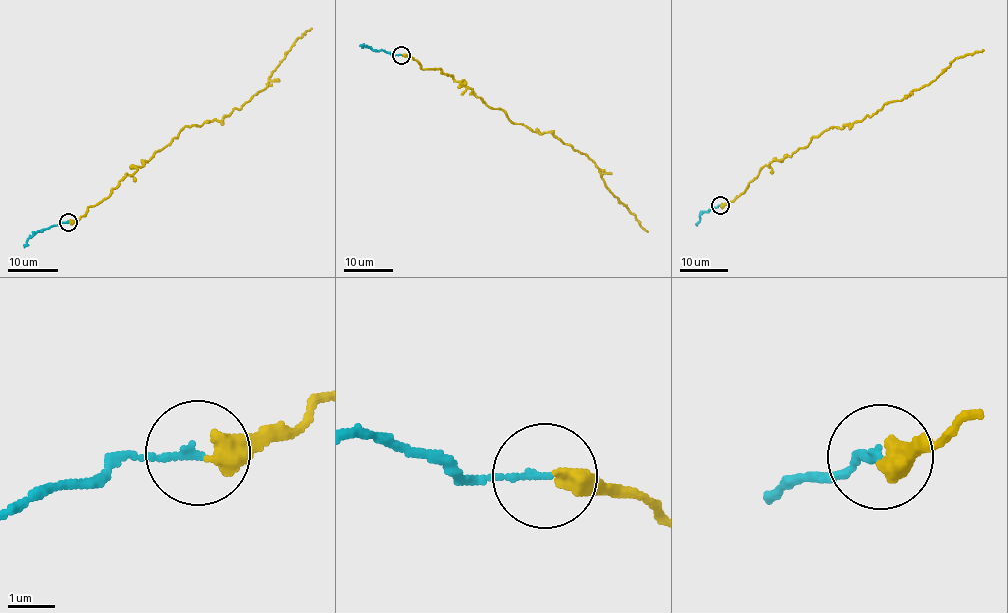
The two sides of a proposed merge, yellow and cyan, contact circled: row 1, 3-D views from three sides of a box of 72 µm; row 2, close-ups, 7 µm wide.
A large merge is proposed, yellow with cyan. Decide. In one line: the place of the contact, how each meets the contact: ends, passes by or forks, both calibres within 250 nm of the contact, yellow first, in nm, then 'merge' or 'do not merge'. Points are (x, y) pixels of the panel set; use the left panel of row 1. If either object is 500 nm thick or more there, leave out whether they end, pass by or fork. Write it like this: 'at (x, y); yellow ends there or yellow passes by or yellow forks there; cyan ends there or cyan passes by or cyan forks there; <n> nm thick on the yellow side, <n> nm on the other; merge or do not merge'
at (68, 222); yellow ends there; cyan ends there; 400 nm thick on the yellow side, 130 nm on the other; do not merge

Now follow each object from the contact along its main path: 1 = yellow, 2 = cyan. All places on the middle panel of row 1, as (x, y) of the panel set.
1: (402, 55), (464, 79), (513, 123), (552, 132), (586, 154), (648, 231)
2: (401, 55), (374, 51), (360, 45)

